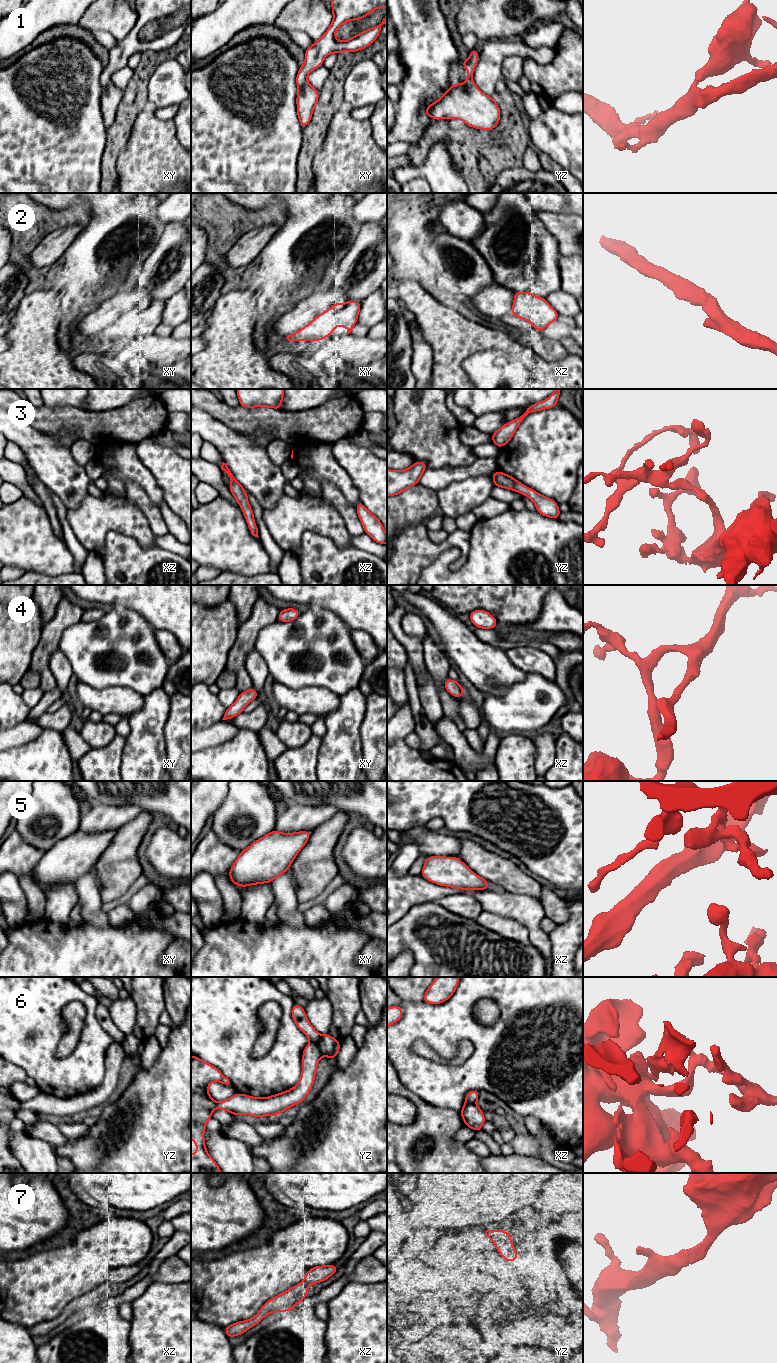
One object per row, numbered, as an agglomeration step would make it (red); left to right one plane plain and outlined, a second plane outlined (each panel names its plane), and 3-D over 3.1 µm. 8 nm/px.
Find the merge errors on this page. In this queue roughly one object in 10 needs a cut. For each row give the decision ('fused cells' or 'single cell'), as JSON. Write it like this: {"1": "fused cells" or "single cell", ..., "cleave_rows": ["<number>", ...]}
{"1": "single cell", "2": "single cell", "3": "single cell", "4": "single cell", "5": "single cell", "6": "fused cells", "7": "single cell", "cleave_rows": ["6"]}

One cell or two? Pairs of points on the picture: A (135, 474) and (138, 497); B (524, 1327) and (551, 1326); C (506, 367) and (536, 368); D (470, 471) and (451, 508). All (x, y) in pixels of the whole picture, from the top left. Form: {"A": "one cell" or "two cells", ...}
{"A": "two cells", "B": "one cell", "C": "two cells", "D": "two cells"}

